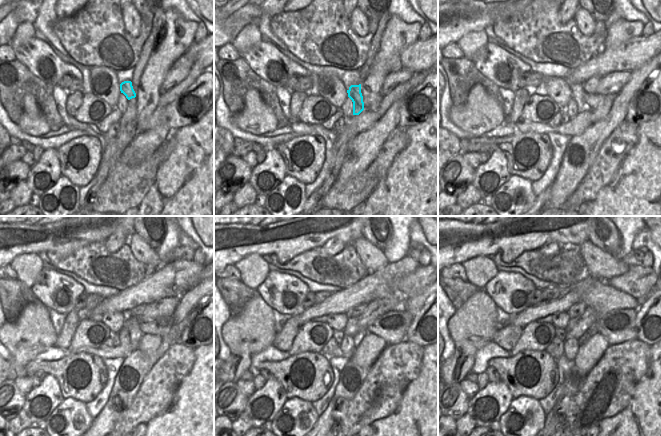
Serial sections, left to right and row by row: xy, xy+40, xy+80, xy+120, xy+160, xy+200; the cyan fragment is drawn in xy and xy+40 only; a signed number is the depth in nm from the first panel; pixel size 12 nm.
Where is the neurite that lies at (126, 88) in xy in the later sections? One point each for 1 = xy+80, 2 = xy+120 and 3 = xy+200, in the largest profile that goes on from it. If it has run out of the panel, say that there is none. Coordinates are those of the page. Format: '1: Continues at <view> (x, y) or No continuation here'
1: Continues at xy+80 (585, 102)
2: Continues at xy+120 (161, 326)
3: Continues at xy+200 (619, 326)

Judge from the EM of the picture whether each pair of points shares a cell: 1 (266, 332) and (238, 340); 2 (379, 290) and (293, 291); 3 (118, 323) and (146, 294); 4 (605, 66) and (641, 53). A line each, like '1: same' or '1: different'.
1: same
2: different
3: different
4: same

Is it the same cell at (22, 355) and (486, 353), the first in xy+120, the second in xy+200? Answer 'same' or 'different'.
different

